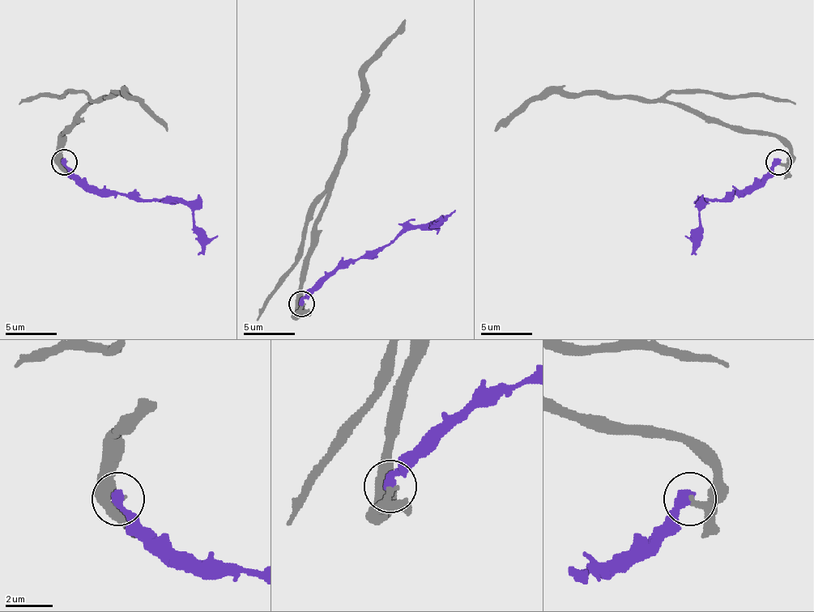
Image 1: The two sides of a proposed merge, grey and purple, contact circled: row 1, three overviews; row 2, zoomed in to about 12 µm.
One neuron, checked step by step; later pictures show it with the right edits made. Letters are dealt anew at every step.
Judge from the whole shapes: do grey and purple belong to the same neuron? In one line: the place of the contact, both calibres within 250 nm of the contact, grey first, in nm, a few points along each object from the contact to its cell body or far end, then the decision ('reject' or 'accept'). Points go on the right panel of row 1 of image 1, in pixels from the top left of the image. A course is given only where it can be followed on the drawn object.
place (778, 162); calibres 240 and 440 nm; course grey (779, 161), (787, 161), (790, 150), (774, 135), (733, 130), (668, 102), (635, 97), (539, 91), (493, 130); course purple (779, 161), (748, 189), (735, 192), (728, 200), (705, 200), (702, 202), (692, 254); reject

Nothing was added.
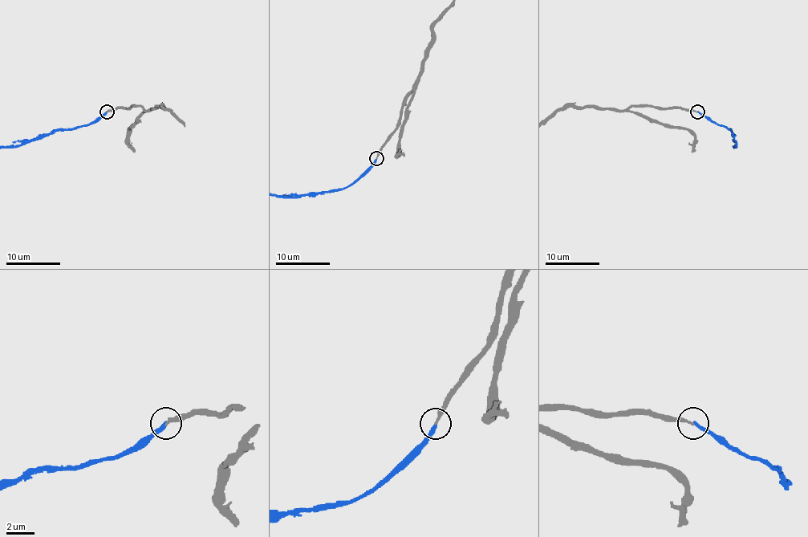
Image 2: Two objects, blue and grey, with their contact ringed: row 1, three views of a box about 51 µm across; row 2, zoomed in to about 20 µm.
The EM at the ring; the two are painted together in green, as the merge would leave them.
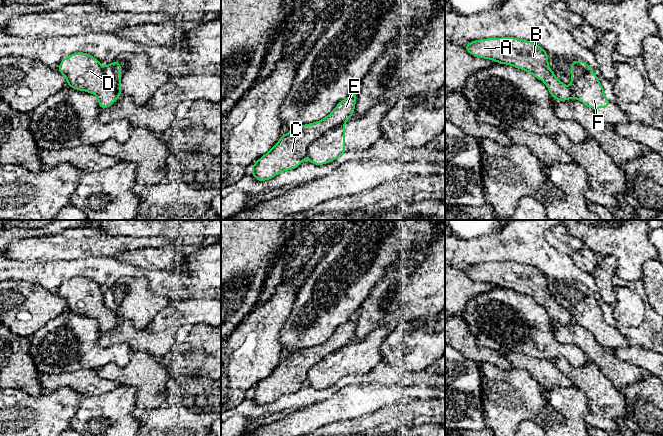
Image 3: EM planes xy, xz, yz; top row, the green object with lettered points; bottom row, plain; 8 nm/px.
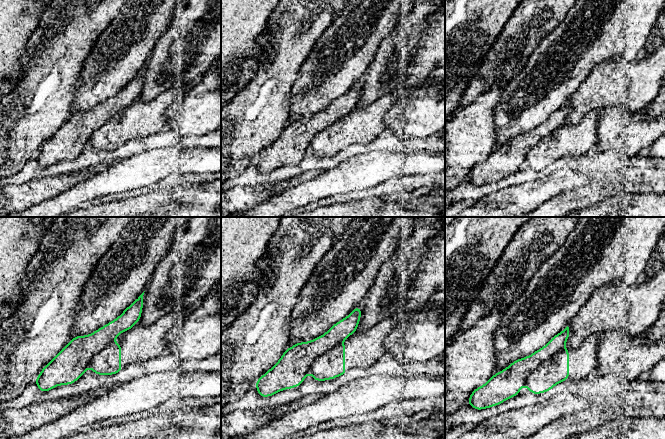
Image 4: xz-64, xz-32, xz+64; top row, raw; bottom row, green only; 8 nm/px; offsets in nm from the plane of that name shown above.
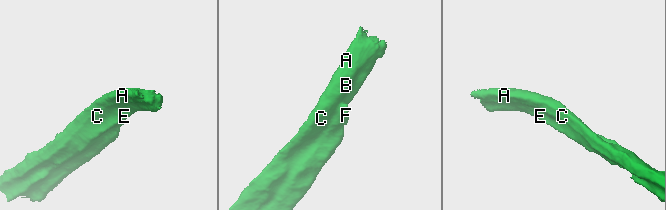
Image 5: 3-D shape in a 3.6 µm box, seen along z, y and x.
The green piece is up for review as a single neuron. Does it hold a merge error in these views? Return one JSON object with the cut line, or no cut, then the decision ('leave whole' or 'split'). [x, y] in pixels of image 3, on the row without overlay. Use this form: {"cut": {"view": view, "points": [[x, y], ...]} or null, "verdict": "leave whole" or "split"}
{"cut": {"view": "xz", "points": [[344, 345], [322, 357], [309, 370], [305, 379]]}, "verdict": "split"}

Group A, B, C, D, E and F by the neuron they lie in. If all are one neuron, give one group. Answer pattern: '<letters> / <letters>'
A B C D E / F

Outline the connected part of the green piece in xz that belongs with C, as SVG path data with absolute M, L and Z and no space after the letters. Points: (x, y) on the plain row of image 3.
M355 317L340 325L324 343L304 348L282 359L279 365L250 392L256 405L272 403L302 388L309 370L326 355L350 343L356 328Z

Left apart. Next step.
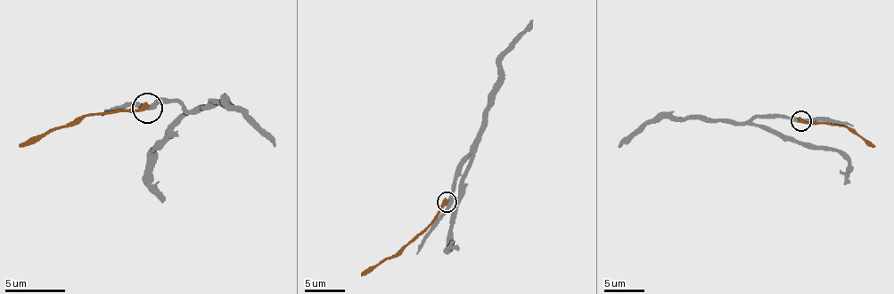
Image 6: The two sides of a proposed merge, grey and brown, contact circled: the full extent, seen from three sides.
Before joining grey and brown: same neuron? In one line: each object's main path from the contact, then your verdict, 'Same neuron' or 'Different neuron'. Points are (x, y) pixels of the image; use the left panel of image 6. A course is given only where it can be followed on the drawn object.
Course of grey: (146, 107), (155, 101), (161, 101), (194, 110), (224, 101), (275, 146). Course of brown: (146, 107), (77, 116), (20, 146). Different neuron

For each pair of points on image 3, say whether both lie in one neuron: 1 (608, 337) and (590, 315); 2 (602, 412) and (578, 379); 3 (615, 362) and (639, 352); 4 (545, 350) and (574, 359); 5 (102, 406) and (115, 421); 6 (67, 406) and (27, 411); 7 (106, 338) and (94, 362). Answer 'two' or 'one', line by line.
1: one
2: one
3: two
4: one
5: one
6: one
7: two

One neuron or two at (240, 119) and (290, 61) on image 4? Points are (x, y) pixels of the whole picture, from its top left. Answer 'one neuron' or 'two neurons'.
one neuron

